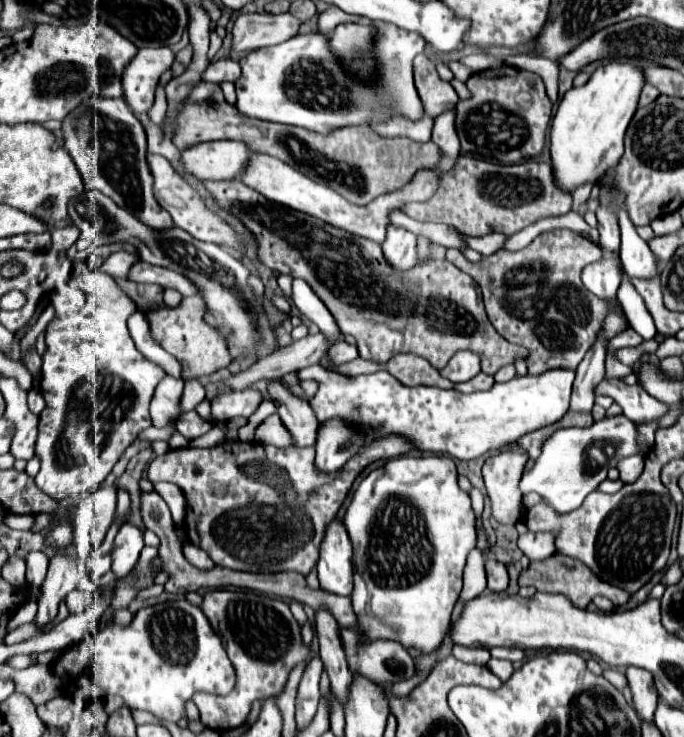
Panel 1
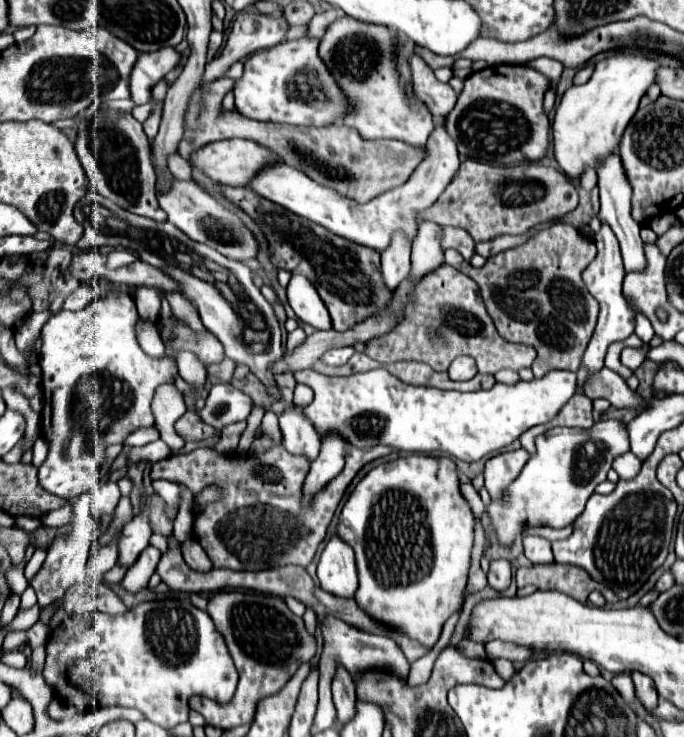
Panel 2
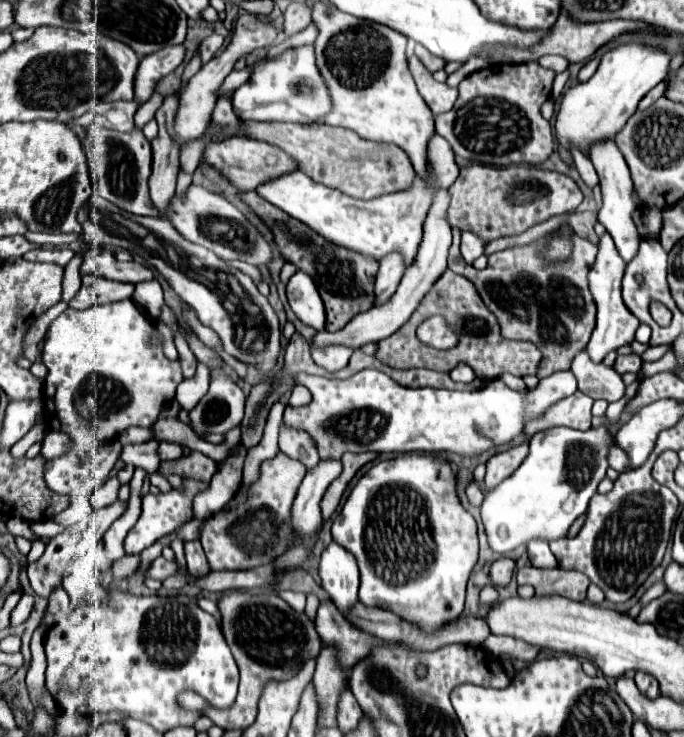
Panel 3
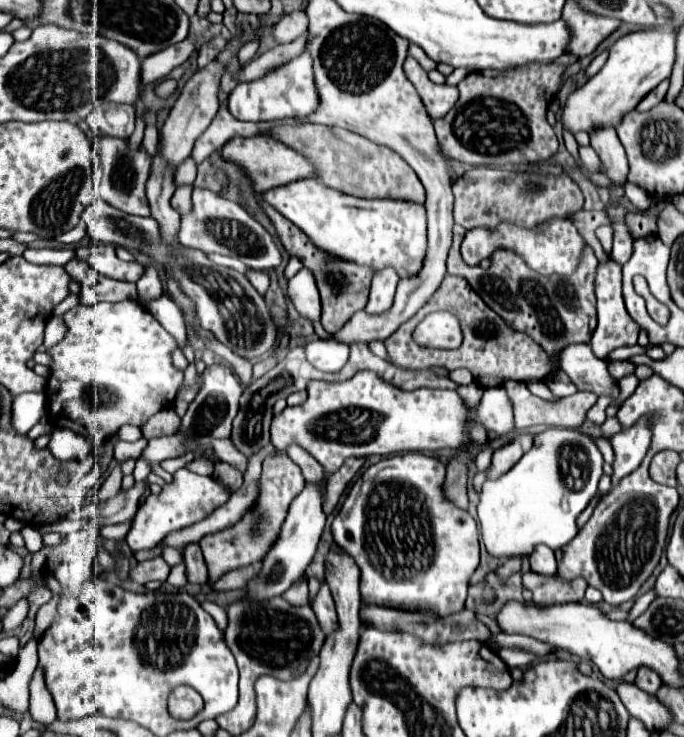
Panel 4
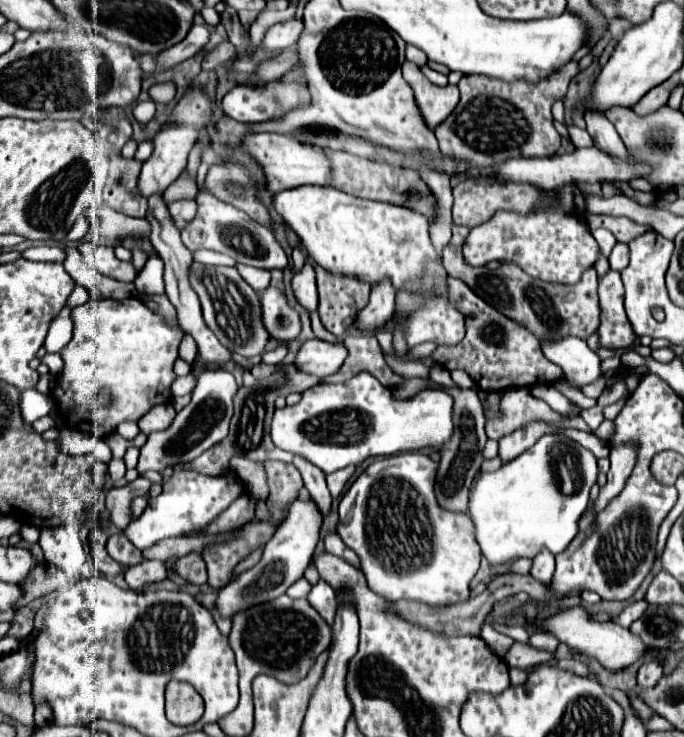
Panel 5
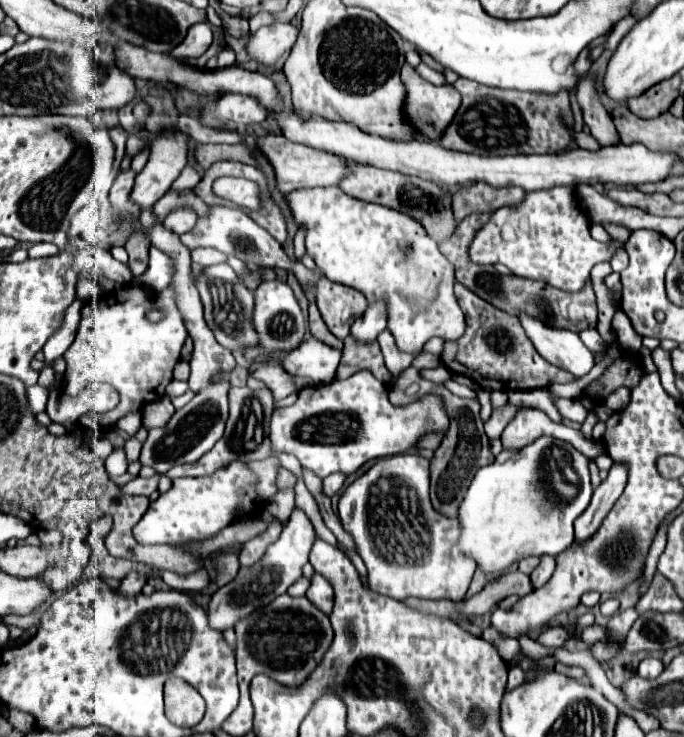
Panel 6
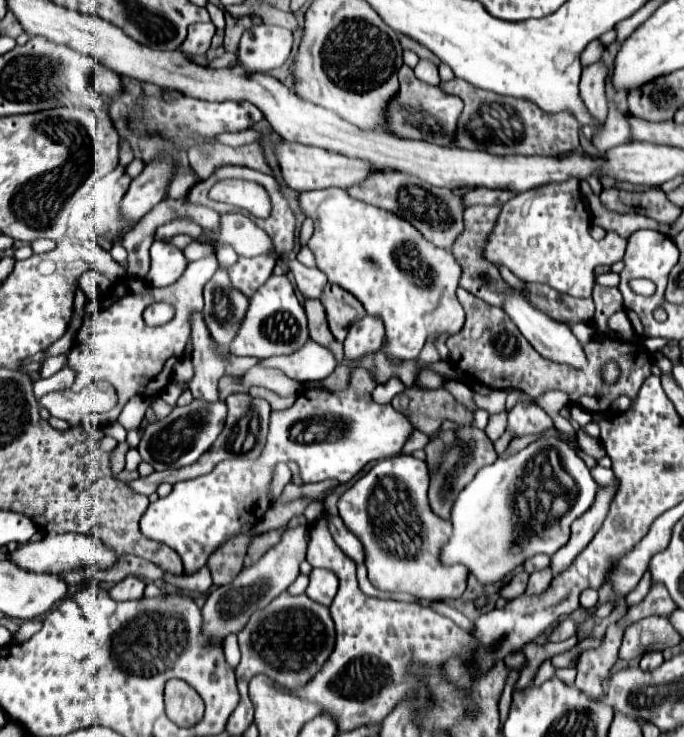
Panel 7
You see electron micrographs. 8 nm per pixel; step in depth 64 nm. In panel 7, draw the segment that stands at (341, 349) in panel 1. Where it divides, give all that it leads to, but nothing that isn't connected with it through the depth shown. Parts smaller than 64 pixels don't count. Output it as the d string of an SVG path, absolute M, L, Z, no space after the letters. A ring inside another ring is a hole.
M308 340L308 344L304 344L304 348L294 352L292 356L266 358L260 362L260 366L278 368L296 382L318 382L332 374L332 370L336 368L336 360L330 350Z

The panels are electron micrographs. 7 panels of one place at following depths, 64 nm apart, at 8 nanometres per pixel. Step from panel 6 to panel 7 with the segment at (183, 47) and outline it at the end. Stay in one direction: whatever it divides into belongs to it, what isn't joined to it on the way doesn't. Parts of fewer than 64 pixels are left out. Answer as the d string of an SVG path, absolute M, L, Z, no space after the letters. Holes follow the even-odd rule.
M212 22L192 24L188 28L188 38L180 46L180 50L186 52L186 54L204 54L210 46L210 40L212 40L214 32L216 32L216 26Z

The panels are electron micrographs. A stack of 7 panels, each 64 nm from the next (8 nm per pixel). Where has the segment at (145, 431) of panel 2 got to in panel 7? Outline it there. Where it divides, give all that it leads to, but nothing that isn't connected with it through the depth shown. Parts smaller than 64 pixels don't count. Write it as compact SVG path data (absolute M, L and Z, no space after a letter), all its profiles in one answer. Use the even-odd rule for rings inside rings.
M134 396L134 398L128 400L128 404L122 408L122 412L120 412L120 416L118 416L118 422L120 422L126 430L138 428L140 422L142 422L142 418L144 418L146 408L150 406L150 402L152 402L152 400L146 398L146 396Z

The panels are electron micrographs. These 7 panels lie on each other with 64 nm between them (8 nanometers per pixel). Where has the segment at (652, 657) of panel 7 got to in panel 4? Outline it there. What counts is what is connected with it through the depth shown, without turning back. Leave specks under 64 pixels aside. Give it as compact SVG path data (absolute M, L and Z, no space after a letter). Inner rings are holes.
M640 668L638 676L636 676L636 686L642 688L648 694L654 694L660 688L662 680L656 672L652 672L652 668Z

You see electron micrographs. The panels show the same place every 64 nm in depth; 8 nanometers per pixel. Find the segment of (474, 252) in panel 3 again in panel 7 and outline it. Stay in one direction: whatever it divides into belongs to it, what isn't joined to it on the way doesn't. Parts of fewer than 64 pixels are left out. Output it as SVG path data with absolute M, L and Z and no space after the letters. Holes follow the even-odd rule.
M572 178L566 182L544 184L526 192L516 192L504 204L504 210L498 216L498 224L486 244L486 258L494 264L504 264L512 274L522 278L524 282L548 284L558 292L564 292L574 298L590 298L594 288L594 270L598 266L612 266L624 256L626 240L608 234L604 240L594 240L590 236L590 214L584 206L584 198L580 194L580 180Z

